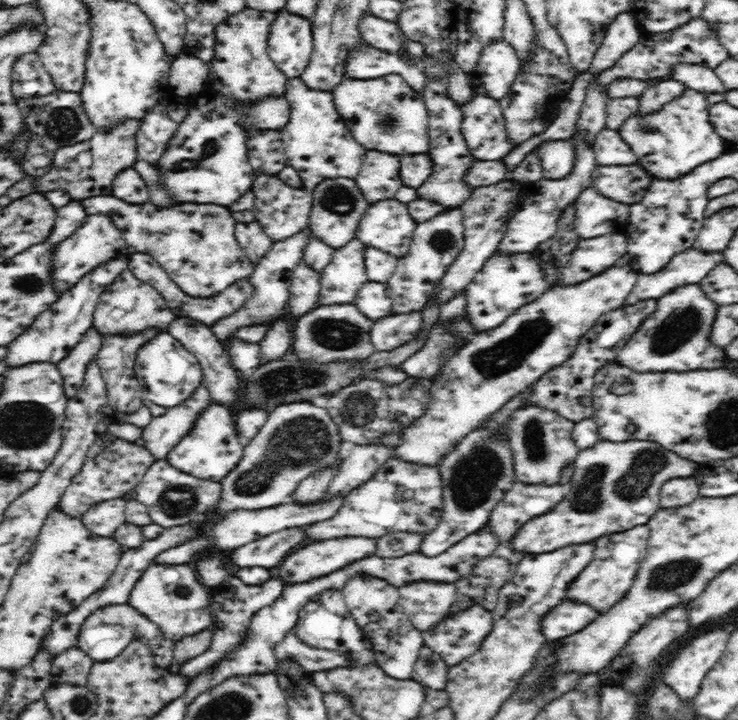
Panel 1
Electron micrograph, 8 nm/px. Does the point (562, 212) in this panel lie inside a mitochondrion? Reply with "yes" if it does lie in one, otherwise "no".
no

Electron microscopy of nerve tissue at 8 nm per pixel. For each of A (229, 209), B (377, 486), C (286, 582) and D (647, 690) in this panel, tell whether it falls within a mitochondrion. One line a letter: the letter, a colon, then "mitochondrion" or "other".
A: other
B: other
C: other
D: other

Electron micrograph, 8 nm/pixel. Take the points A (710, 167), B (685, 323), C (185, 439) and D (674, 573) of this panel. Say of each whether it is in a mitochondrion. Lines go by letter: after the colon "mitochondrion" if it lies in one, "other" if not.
A: other
B: mitochondrion
C: other
D: mitochondrion

